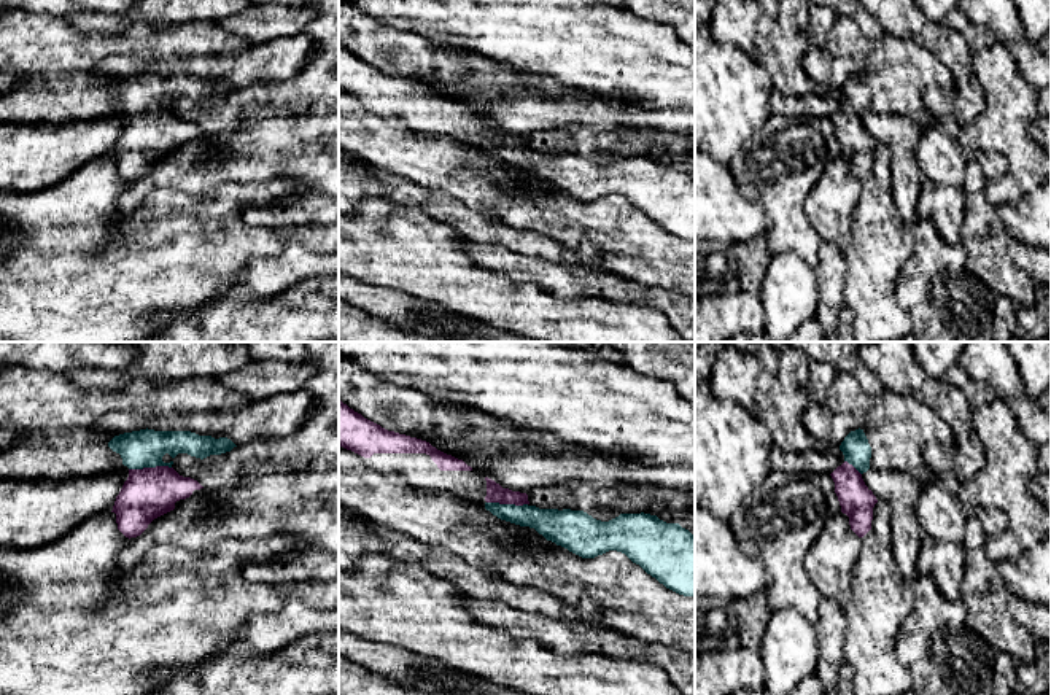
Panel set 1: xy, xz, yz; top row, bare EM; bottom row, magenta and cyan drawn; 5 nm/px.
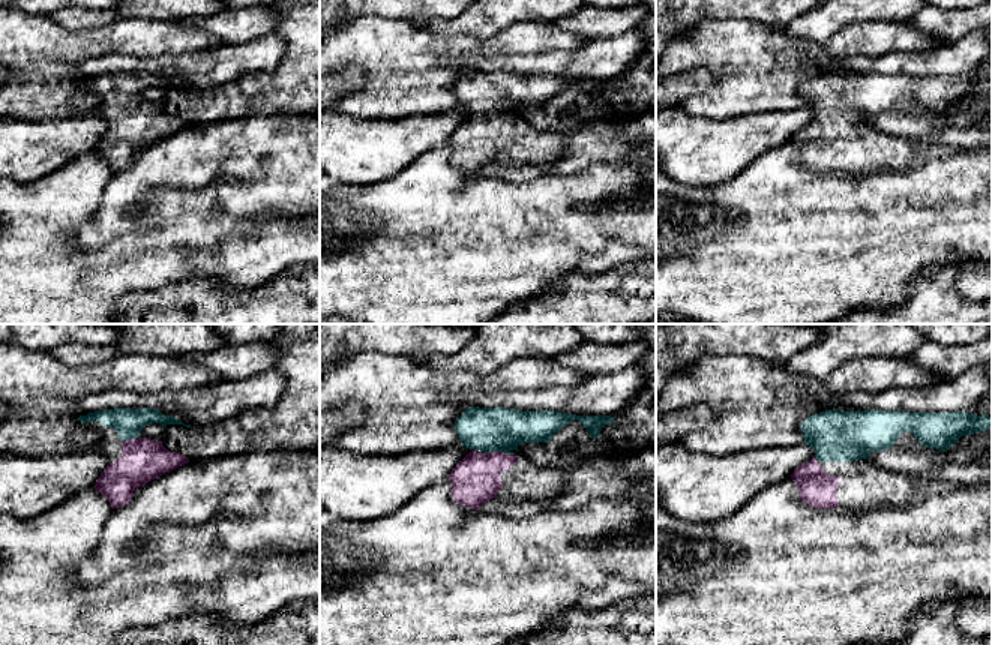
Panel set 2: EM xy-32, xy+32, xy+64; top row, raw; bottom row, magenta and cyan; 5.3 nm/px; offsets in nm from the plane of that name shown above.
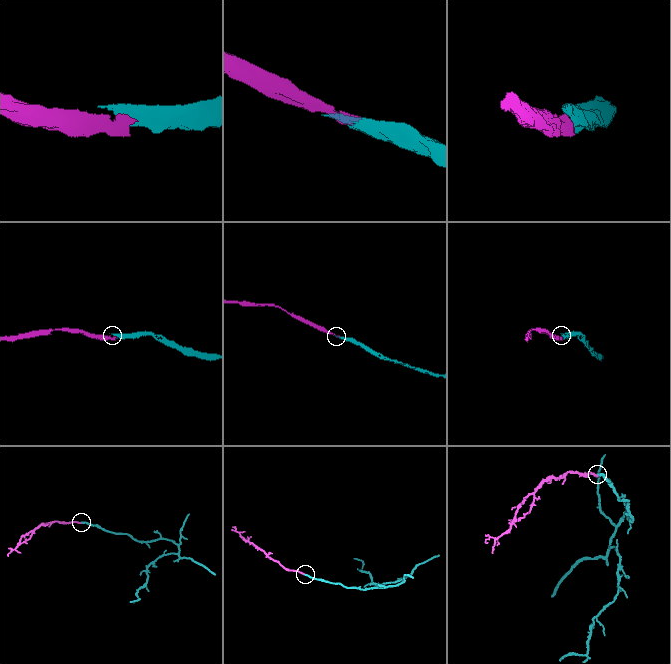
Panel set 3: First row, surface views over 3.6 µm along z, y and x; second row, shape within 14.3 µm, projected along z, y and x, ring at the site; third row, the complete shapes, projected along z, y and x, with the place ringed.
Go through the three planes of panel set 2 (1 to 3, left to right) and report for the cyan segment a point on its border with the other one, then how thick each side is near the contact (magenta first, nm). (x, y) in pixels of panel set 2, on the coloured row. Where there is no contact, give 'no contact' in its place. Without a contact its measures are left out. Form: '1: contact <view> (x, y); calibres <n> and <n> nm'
1: contact xy-32 (131, 440); calibres 240 and 160 nm
2: contact xy+32 (499, 452); calibres 260 and 240 nm
3: no contact

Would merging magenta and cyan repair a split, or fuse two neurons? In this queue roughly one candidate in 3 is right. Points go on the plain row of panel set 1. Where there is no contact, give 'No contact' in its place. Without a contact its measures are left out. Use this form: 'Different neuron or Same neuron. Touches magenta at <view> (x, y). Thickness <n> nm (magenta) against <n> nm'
Same neuron. Touches magenta at xy (150, 112). Thickness 260 nm (magenta) against 190 nm

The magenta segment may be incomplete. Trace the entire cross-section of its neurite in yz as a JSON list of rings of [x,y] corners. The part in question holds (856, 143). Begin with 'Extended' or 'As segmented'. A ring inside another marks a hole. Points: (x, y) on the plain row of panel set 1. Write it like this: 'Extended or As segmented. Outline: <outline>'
Extended. Outline: [[[863,73],[851,75],[840,89],[844,107],[830,119],[835,126],[841,156],[849,161],[851,173],[863,181],[871,173],[873,151],[878,146],[862,118],[870,113],[871,91]]]

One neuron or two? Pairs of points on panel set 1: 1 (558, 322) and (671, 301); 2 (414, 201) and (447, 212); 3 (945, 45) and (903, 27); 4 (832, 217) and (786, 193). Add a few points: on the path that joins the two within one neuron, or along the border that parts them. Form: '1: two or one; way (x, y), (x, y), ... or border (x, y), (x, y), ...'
1: two; border (606, 298), (616, 302), (652, 306), (671, 325)
2: one; way (422, 201), (439, 205)
3: one; way (935, 37), (913, 27)
4: two; border (824, 170), (805, 205), (805, 215), (821, 239)

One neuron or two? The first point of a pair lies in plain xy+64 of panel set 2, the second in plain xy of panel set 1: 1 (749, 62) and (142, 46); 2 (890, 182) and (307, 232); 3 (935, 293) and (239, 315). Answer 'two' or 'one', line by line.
1: one
2: one
3: one

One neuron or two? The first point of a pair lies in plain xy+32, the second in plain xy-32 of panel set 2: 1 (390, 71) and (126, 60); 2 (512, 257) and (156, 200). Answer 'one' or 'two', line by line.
1: two
2: one

